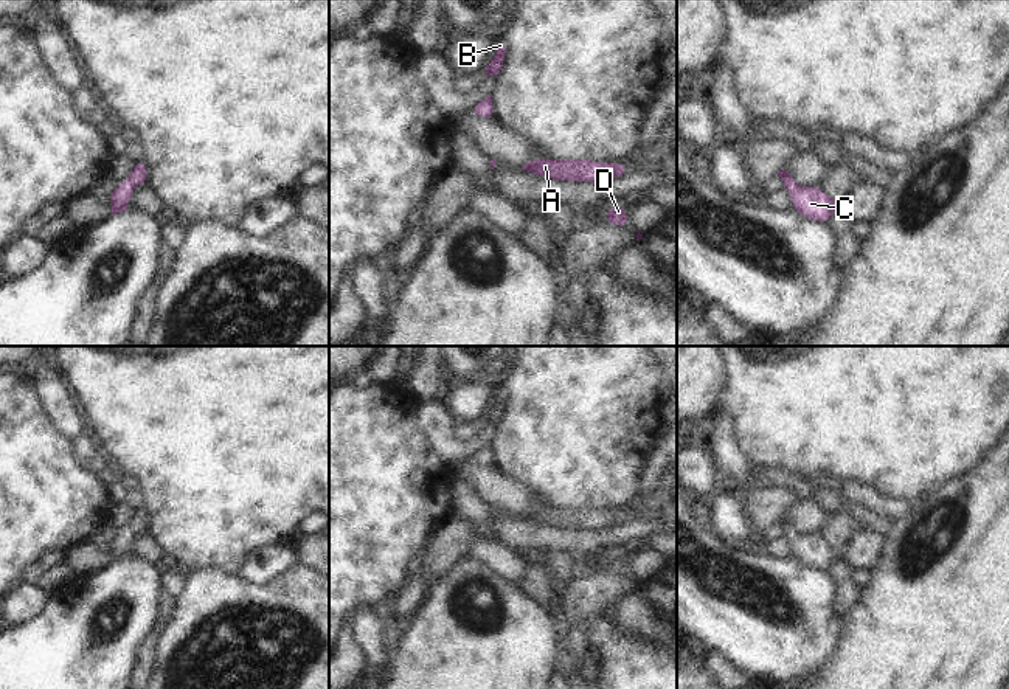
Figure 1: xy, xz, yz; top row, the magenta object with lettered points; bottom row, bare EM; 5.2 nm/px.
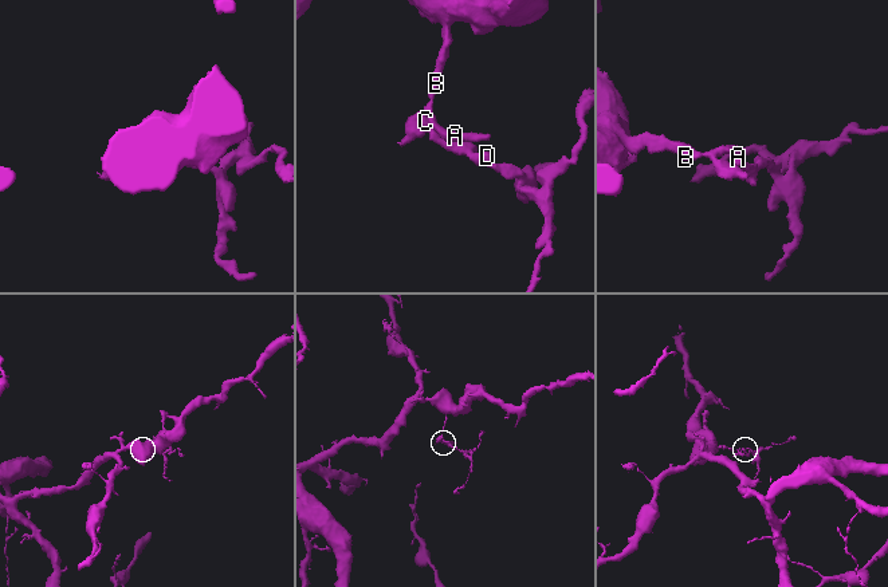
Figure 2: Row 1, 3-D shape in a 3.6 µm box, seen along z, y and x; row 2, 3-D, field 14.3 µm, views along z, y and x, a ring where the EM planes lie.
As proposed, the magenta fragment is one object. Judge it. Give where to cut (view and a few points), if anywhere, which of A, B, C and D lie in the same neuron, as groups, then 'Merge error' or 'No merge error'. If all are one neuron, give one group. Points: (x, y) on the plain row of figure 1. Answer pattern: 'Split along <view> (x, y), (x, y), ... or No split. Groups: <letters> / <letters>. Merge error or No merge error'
No split. Groups: A B C D. No merge error

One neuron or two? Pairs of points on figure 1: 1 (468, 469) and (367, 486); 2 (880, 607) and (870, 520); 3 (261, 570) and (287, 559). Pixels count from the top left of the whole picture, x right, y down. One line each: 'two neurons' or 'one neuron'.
1: two neurons
2: two neurons
3: one neuron

